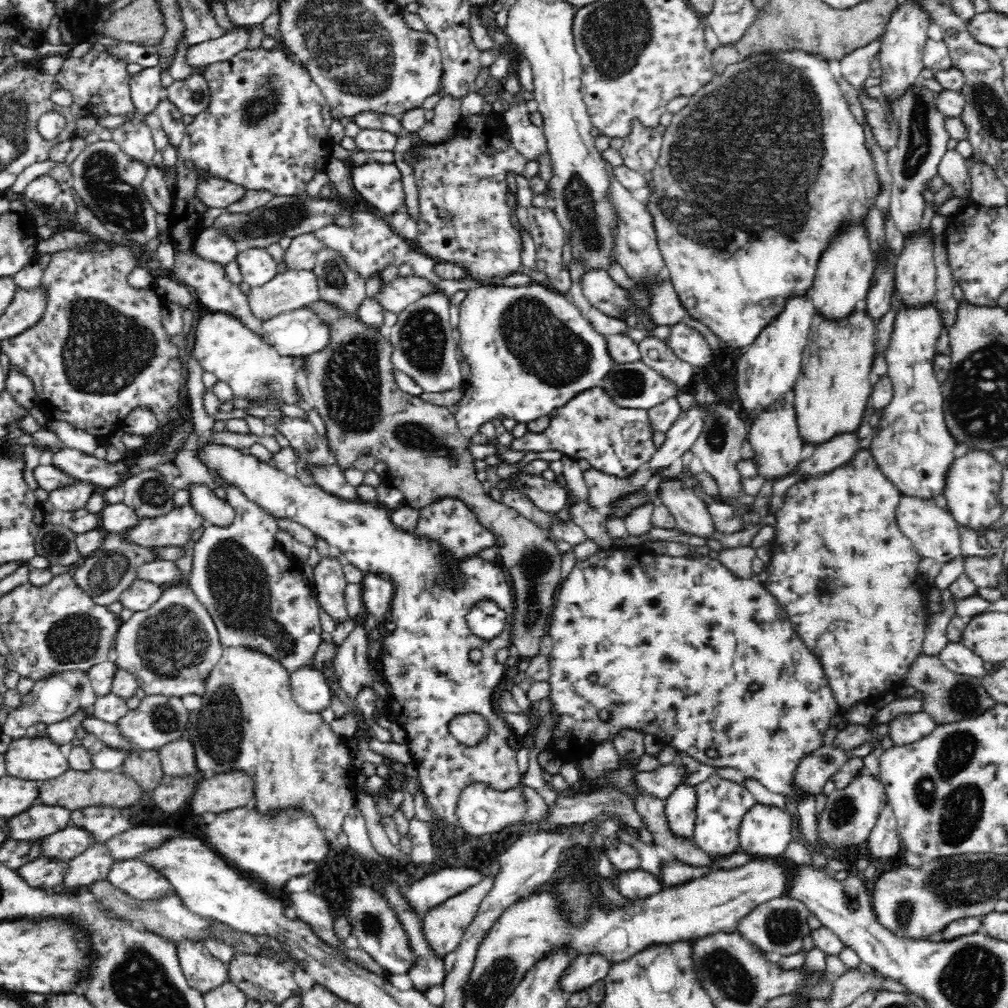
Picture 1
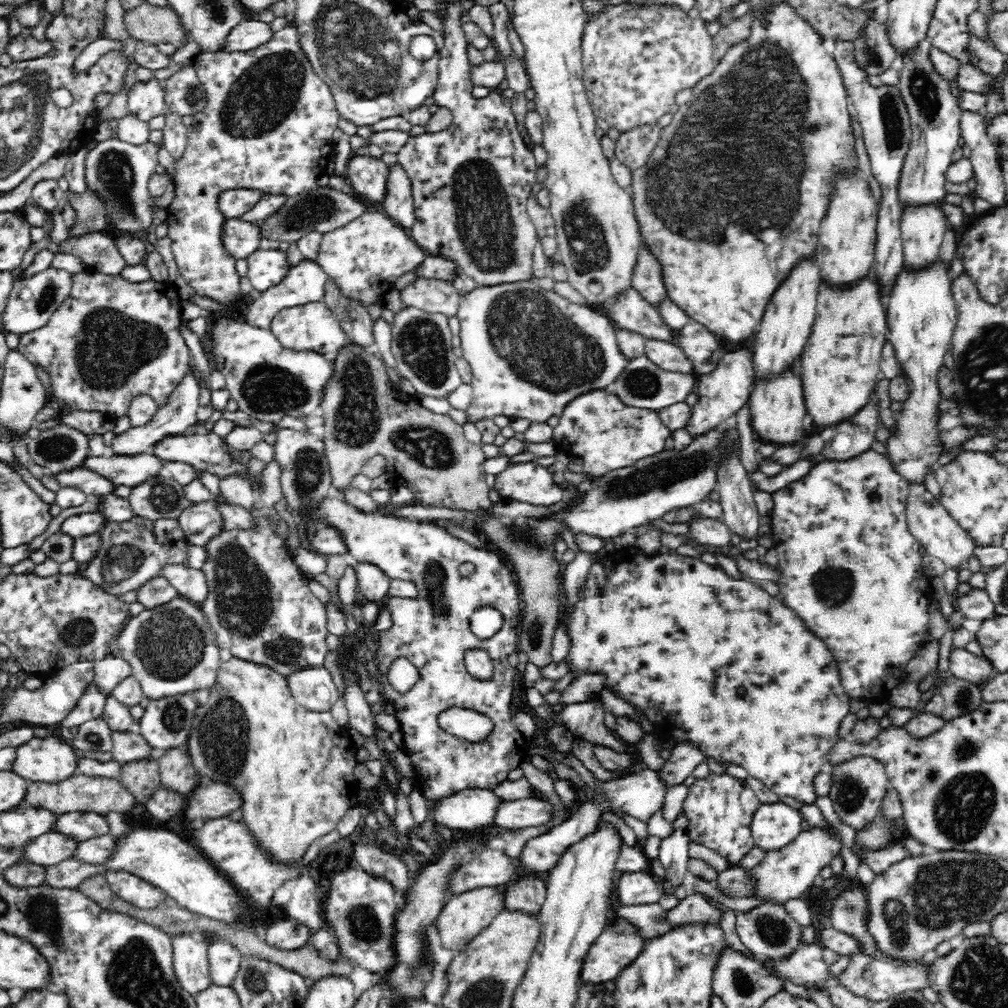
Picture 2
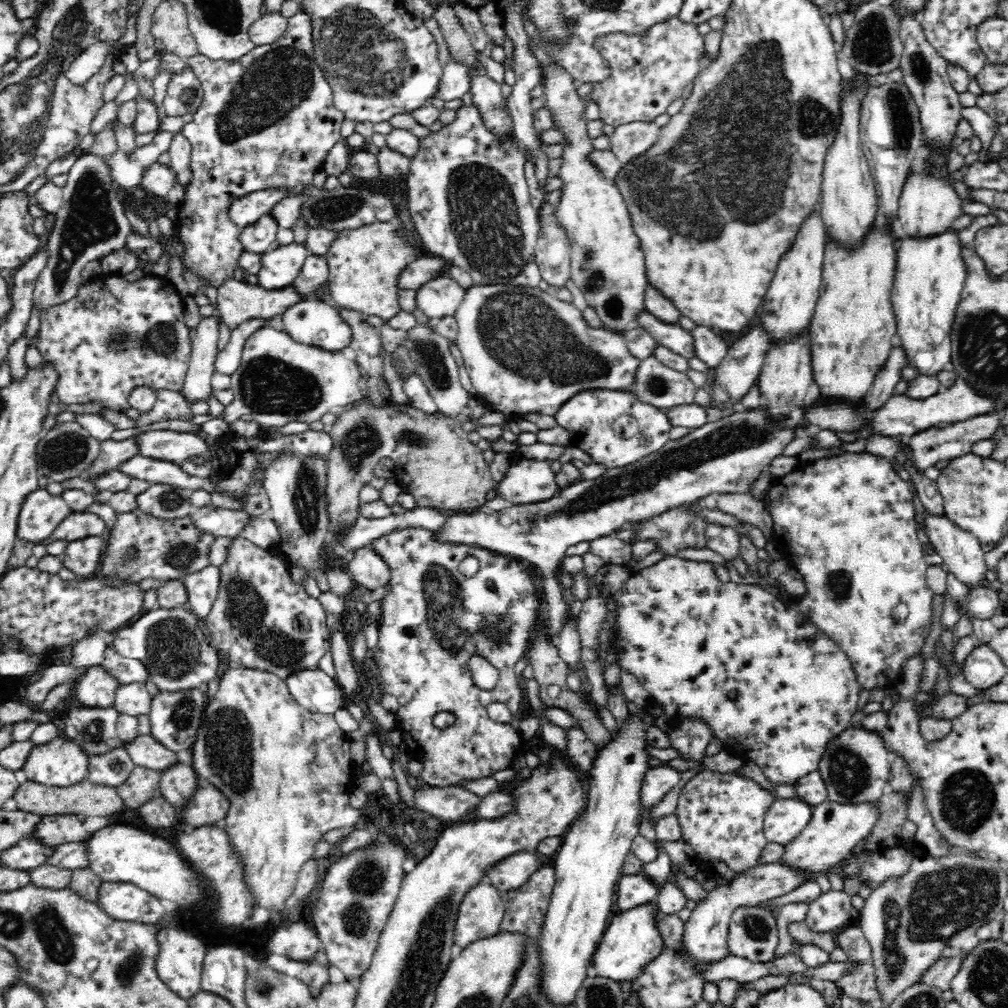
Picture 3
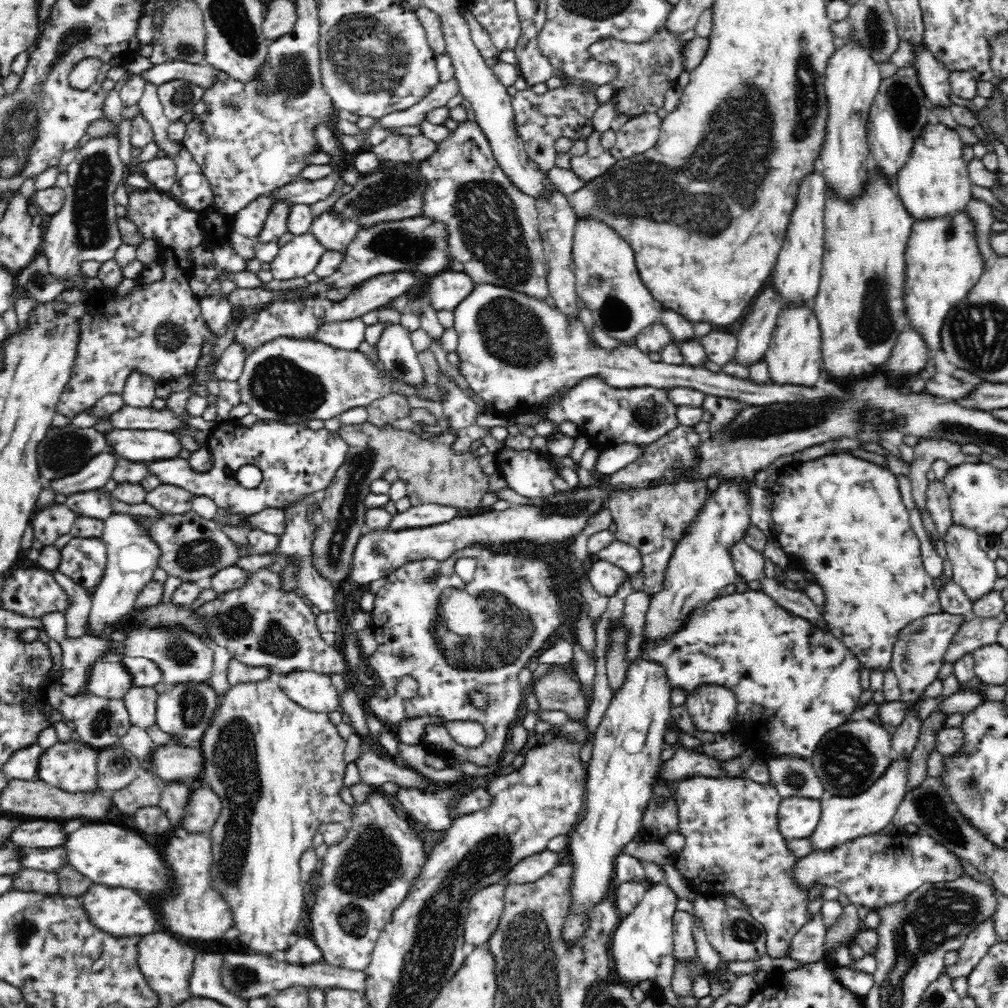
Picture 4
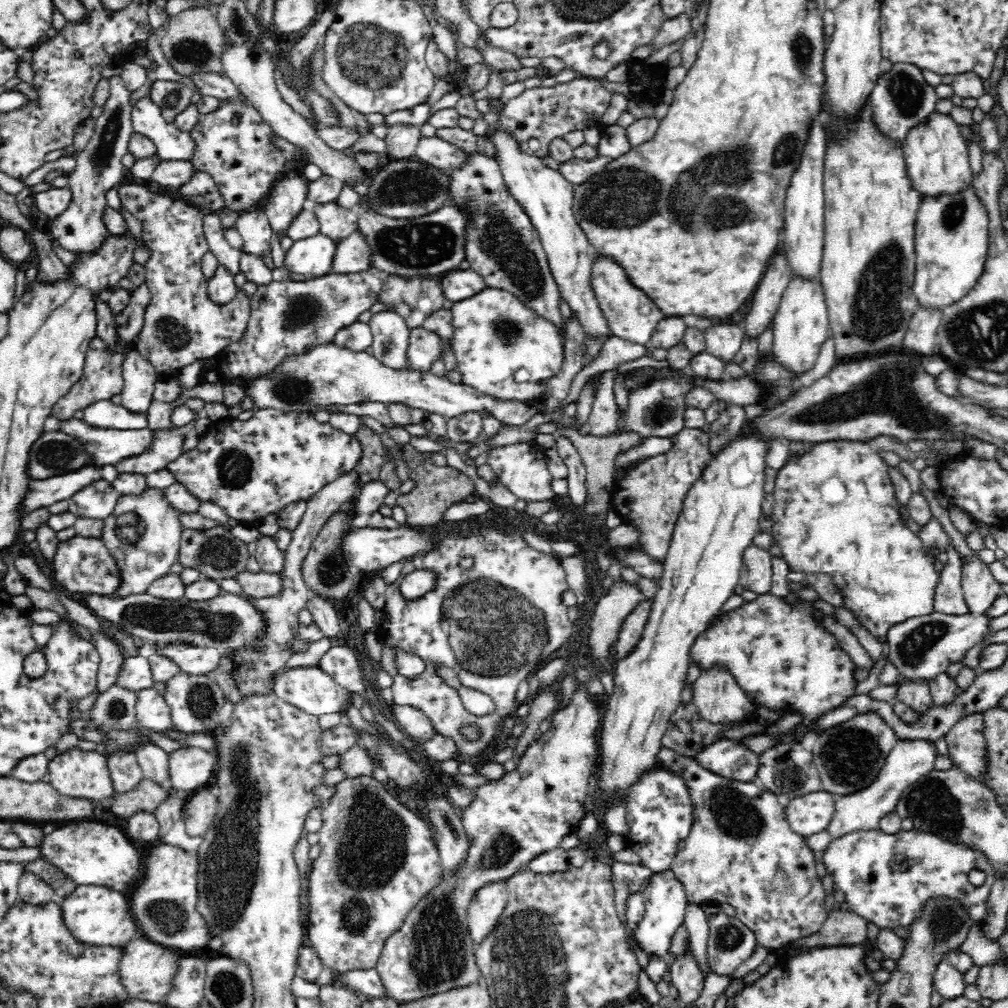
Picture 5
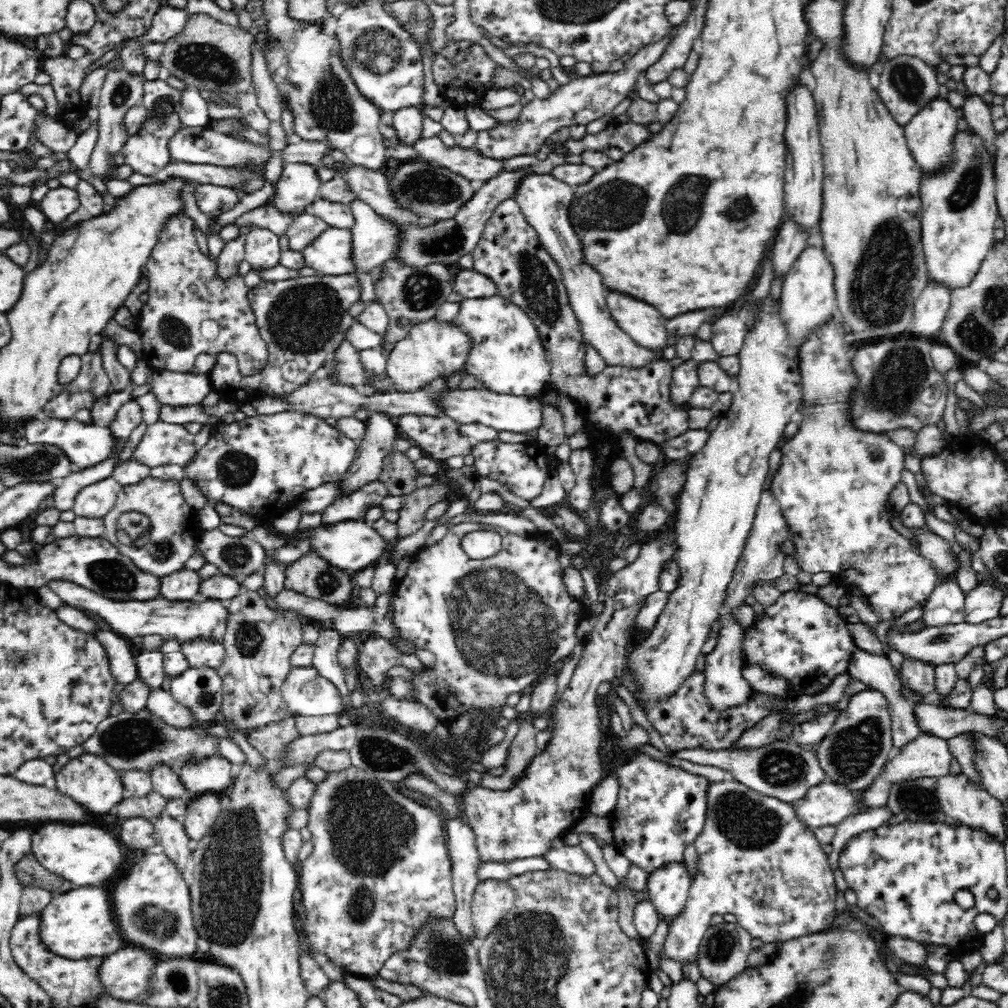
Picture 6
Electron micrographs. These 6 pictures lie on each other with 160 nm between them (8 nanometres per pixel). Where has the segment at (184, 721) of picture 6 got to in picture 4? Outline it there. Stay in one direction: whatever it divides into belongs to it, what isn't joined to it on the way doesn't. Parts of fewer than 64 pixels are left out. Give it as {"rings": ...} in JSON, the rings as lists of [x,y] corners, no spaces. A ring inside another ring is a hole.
{"rings":[[[132,685],[121,701],[129,714],[132,725],[145,729],[155,723],[155,708],[158,692],[154,687],[139,687]]]}

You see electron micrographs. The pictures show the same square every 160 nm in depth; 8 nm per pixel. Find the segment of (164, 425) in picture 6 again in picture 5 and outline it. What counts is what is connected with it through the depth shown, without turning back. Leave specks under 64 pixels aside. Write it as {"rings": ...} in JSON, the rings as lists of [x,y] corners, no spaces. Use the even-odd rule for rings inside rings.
{"rings":[[[192,426],[177,427],[174,430],[156,430],[155,444],[138,456],[118,462],[116,472],[120,474],[148,475],[166,468],[181,452],[183,440],[191,434]]]}

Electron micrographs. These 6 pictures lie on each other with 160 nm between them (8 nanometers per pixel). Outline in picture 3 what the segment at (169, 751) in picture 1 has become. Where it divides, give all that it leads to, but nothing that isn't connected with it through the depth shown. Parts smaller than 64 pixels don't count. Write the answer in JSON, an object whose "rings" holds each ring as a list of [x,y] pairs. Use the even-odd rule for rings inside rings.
{"rings":[[[181,761],[176,762],[174,766],[161,772],[160,792],[172,805],[183,808],[198,788],[198,778],[193,766]]]}

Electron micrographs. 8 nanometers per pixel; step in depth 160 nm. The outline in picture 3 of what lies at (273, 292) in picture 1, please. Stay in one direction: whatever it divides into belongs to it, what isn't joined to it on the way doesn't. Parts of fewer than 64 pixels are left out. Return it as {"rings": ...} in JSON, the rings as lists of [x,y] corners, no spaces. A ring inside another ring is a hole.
{"rings":[[[308,255],[302,263],[301,271],[294,278],[291,288],[295,294],[305,301],[310,296],[316,296],[320,288],[327,284],[329,268],[325,259],[321,256]],[[249,318],[243,320],[236,328],[231,330],[228,344],[223,350],[218,351],[215,362],[215,372],[220,374],[231,375],[240,364],[240,357],[245,340],[255,330],[266,327],[273,323],[274,318]]]}

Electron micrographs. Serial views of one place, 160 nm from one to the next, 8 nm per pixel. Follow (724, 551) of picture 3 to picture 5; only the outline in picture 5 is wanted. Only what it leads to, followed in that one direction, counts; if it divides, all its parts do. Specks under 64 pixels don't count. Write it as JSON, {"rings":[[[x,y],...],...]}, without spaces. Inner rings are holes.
{"rings":[[[751,545],[744,549],[742,558],[739,583],[758,595],[768,593],[773,576],[770,552]]]}

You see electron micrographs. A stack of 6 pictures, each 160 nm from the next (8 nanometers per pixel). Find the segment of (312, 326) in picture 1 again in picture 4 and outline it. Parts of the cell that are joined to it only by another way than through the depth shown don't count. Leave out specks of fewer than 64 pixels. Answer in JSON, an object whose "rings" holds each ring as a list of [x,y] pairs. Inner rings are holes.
{"rings":[[[359,317],[350,320],[320,321],[315,326],[313,340],[335,349],[356,350],[364,340],[366,327]]]}

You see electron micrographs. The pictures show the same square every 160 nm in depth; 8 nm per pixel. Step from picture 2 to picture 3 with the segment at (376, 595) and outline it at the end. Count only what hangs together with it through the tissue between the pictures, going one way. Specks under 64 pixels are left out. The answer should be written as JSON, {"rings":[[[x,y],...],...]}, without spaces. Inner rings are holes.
{"rings":[[[370,546],[356,550],[347,569],[356,584],[362,584],[366,590],[372,590],[372,592],[376,592],[378,588],[384,588],[389,581],[388,565],[378,554],[374,554]]]}

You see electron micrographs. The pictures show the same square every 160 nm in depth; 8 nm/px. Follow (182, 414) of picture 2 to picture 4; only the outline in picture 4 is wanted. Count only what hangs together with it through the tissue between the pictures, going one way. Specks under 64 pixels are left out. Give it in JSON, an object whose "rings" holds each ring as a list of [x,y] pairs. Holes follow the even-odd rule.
{"rings":[[[216,294],[199,298],[199,313],[213,339],[219,337],[226,328],[231,318],[230,303],[227,295]],[[114,451],[101,452],[89,460],[78,472],[59,480],[48,482],[57,494],[66,496],[80,491],[102,490],[116,469],[119,456]]]}

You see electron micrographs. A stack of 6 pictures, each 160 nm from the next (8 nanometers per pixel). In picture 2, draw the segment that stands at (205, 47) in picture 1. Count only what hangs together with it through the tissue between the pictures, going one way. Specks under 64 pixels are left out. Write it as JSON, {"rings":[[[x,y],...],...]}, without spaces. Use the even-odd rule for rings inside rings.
{"rings":[[[248,17],[246,21],[240,22],[240,25],[230,30],[228,38],[220,46],[220,52],[240,53],[256,49],[268,42],[273,34],[271,24]]]}

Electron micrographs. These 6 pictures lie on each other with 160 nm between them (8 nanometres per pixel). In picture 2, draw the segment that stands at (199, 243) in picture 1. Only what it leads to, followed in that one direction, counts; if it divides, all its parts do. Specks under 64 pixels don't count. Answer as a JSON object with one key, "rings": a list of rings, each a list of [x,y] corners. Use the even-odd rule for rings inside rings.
{"rings":[[[225,217],[221,224],[220,242],[225,253],[235,260],[245,259],[264,245],[257,222],[246,222],[240,217]]]}

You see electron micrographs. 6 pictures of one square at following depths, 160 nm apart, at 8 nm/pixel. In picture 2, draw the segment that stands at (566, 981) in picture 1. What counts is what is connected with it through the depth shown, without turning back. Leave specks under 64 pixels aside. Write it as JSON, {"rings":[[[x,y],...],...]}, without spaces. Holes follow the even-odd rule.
{"rings":[[[617,918],[613,923],[610,923],[610,929],[604,930],[596,938],[596,942],[590,946],[580,970],[580,984],[600,985],[607,981],[614,981],[618,978],[618,974],[626,969],[626,966],[630,966],[636,960],[636,956],[642,950],[645,942],[646,940],[640,935],[640,932],[633,928],[632,923]]]}

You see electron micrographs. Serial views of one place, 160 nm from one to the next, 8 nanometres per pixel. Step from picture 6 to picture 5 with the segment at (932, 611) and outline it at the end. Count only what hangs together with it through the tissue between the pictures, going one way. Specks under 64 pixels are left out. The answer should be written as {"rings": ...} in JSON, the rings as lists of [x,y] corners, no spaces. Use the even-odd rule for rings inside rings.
{"rings":[[[950,543],[946,546],[946,551],[949,559],[939,572],[939,581],[935,588],[935,611],[960,616],[969,613],[961,589],[961,557]]]}

